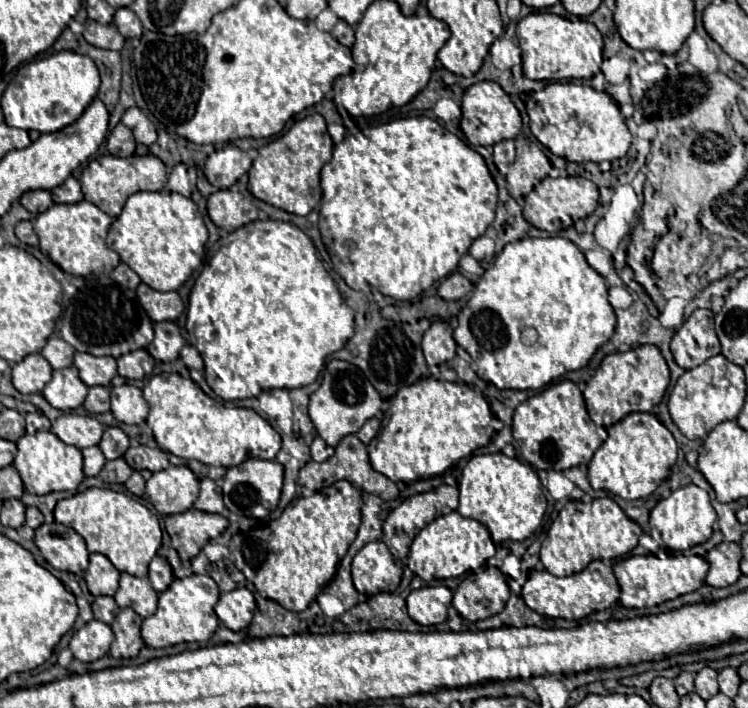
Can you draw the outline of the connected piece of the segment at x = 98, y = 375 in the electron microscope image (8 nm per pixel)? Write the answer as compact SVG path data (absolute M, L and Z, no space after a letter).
M76 352L74 364L86 386L110 386L116 376L116 360L112 356L90 356L86 352Z

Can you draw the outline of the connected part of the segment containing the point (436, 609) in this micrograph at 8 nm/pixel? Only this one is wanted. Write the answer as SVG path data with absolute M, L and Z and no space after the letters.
M422 586L406 598L408 616L422 626L436 626L446 620L446 610L452 602L452 592L446 586Z

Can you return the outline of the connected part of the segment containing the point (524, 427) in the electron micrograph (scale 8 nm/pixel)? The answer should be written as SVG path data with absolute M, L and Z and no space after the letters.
M570 380L550 384L516 408L514 440L520 446L522 458L536 470L566 470L588 464L594 450L602 444L600 436L596 434L596 426L586 412L582 392Z

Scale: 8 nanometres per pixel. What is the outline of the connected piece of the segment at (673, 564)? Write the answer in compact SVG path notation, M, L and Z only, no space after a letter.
M654 554L644 556L626 556L614 566L614 576L620 584L620 604L624 608L654 608L666 600L674 600L682 594L694 592L704 584L708 564L700 556L668 556L664 560Z

